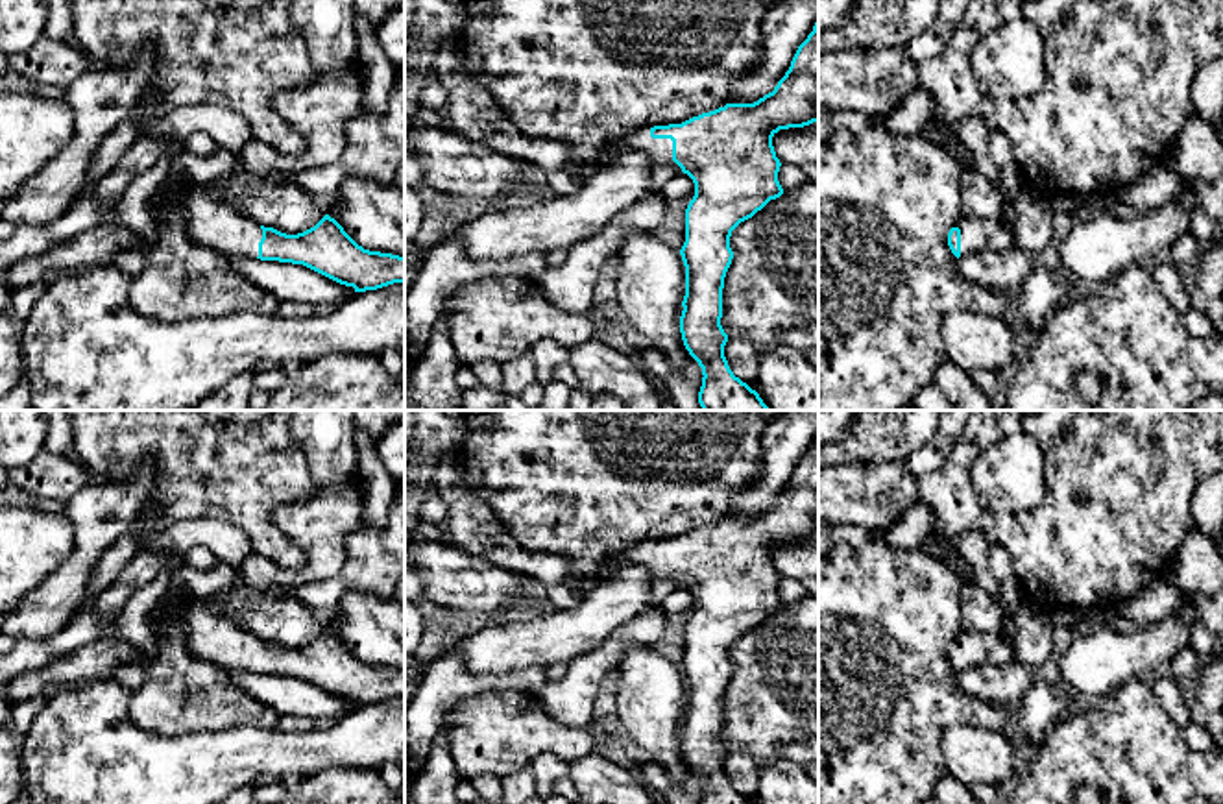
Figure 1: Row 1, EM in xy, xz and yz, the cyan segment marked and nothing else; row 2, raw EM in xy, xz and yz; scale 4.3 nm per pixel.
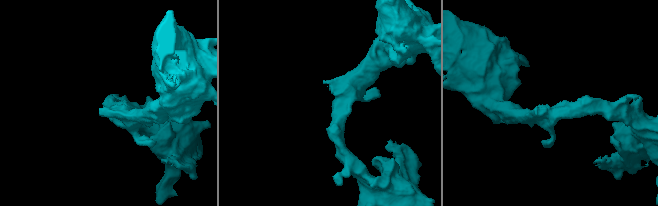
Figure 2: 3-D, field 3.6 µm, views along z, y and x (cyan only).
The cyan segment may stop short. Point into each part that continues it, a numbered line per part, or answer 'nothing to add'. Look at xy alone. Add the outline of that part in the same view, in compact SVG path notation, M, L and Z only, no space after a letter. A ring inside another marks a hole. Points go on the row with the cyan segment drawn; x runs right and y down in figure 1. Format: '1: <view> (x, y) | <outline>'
1: xy (220, 226) | M168 177L150 198L151 203L172 203L179 209L192 240L225 255L259 257L262 229L235 207L214 201L200 185L181 185Z

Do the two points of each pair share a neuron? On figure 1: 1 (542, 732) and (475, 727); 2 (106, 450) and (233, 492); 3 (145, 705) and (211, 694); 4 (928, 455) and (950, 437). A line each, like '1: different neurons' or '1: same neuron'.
1: same neuron
2: same neuron
3: same neuron
4: same neuron

